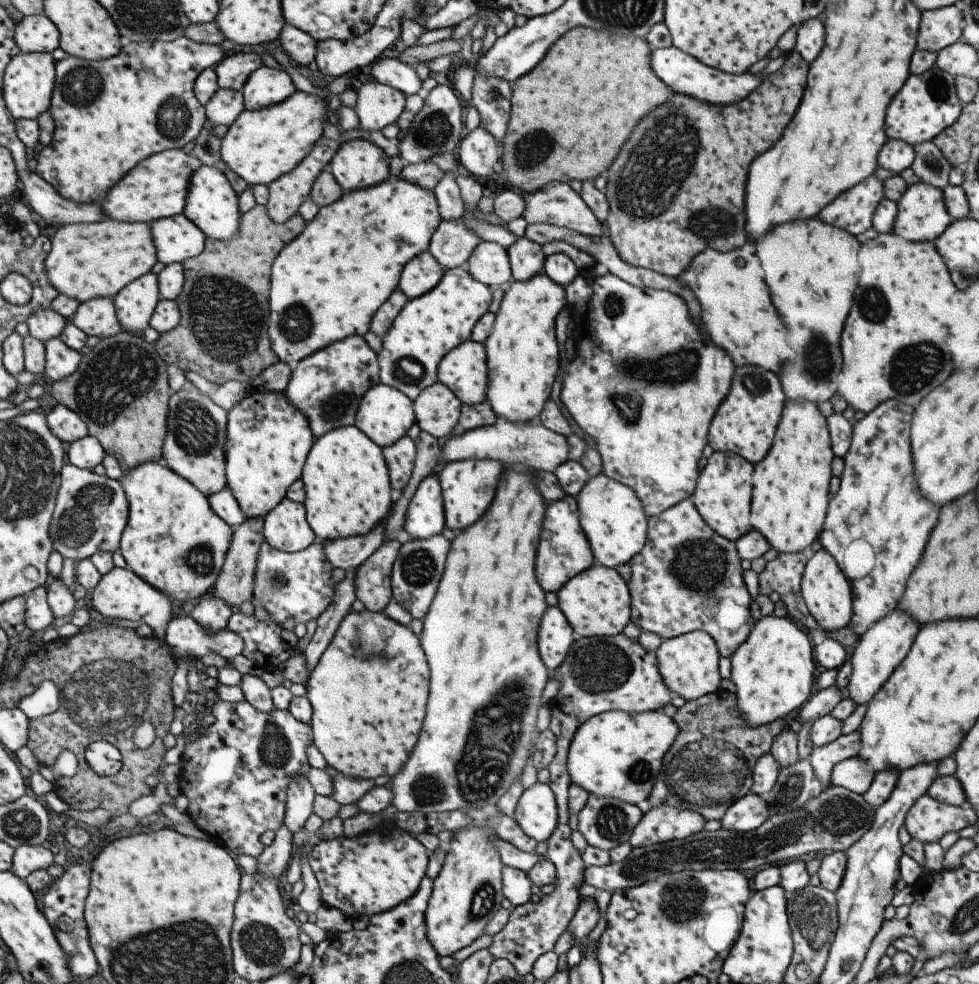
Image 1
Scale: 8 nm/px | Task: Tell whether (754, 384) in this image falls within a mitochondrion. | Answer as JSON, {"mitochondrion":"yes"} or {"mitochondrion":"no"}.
{"mitochondrion":"yes"}

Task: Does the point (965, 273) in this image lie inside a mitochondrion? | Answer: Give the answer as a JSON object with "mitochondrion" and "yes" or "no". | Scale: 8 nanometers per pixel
{"mitochondrion":"yes"}

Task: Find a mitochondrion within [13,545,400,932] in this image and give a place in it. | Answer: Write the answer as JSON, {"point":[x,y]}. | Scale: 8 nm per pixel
{"point":[117,695]}

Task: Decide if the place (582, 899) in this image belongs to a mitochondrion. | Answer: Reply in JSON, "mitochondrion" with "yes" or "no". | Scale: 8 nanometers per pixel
{"mitochondrion":"no"}

